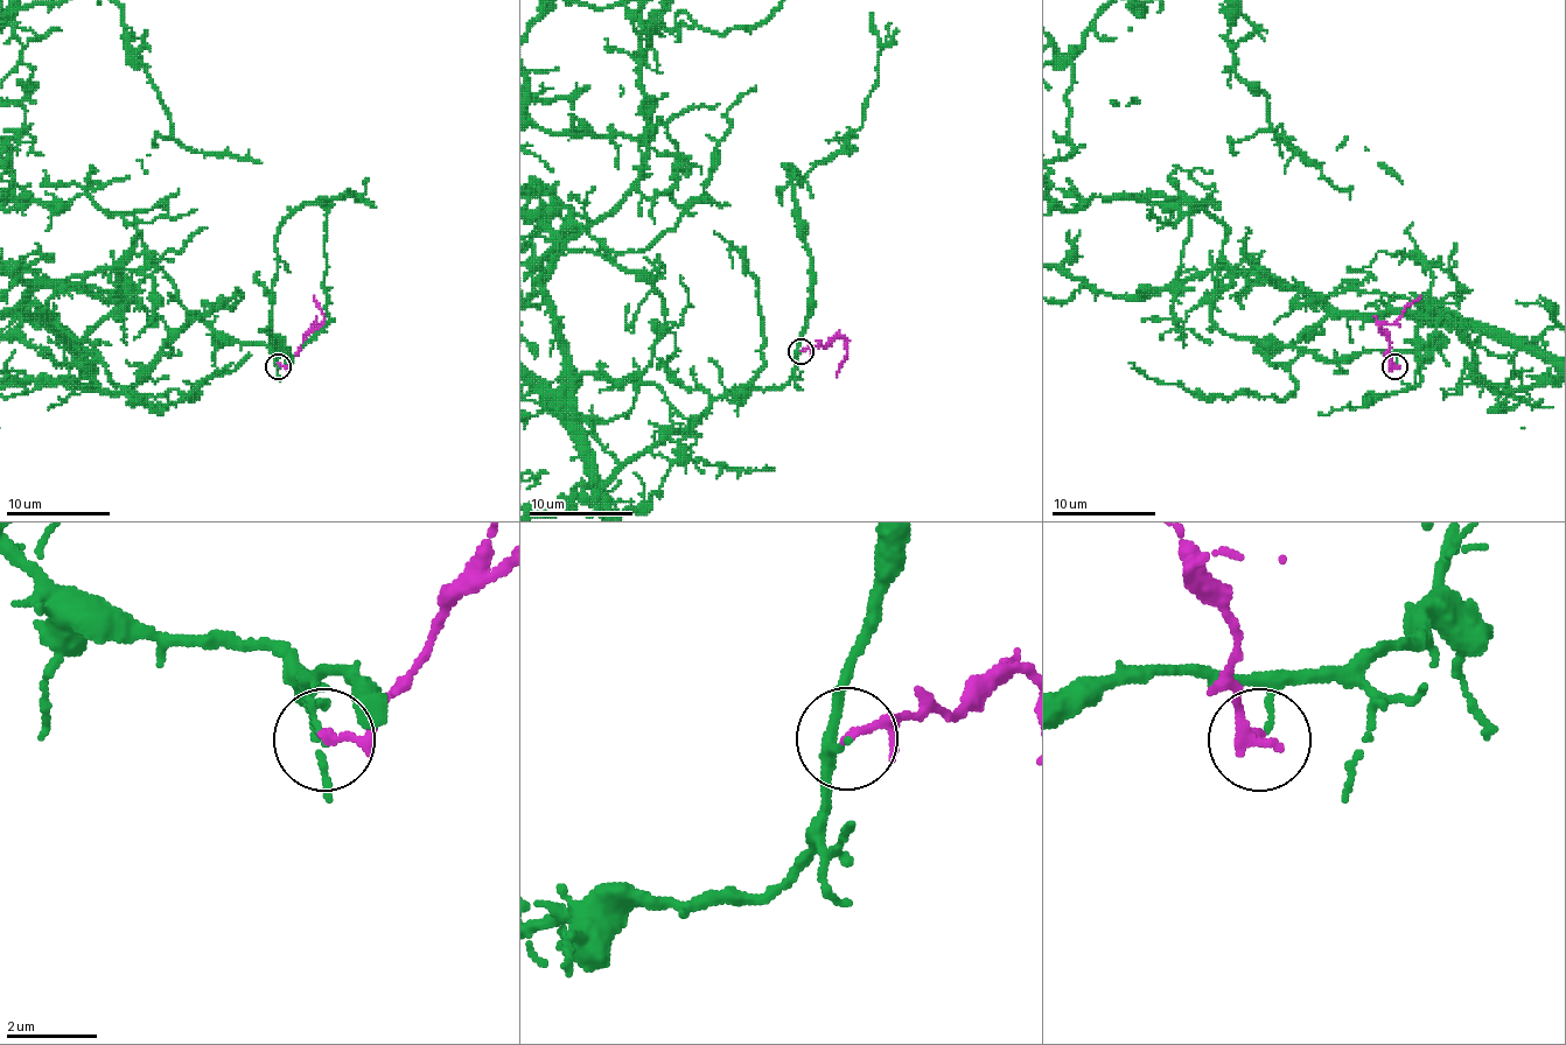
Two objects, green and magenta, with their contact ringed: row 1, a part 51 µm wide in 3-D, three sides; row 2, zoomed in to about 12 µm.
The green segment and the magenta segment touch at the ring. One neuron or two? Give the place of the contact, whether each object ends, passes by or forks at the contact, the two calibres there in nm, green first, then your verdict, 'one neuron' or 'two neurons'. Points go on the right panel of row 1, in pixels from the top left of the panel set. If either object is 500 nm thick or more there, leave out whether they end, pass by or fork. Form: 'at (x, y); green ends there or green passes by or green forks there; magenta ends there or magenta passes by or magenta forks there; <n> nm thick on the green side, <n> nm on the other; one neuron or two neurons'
at (1395, 366); green ends there; magenta passes by; 100 nm thick on the green side, 120 nm on the other; one neuron

